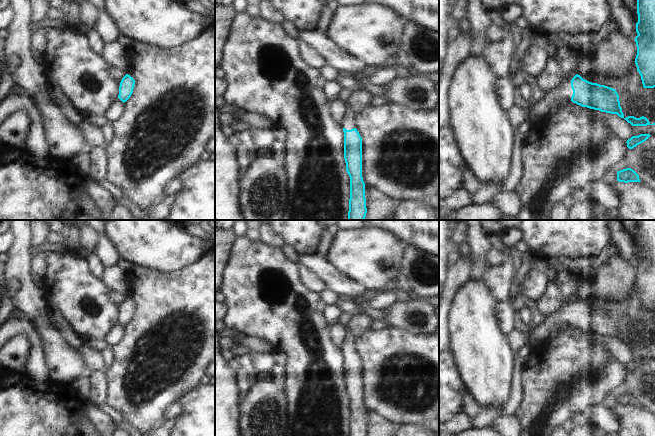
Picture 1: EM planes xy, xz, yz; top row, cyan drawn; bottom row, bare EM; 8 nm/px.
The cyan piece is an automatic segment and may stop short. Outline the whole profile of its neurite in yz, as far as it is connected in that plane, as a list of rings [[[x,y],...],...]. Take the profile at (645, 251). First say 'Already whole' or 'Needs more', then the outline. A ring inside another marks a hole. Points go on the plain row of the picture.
Already whole. [[[637,220],[635,288],[644,312],[655,311],[655,220]]]

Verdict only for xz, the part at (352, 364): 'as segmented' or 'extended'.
extended

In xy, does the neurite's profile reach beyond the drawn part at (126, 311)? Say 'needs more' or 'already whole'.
already whole

